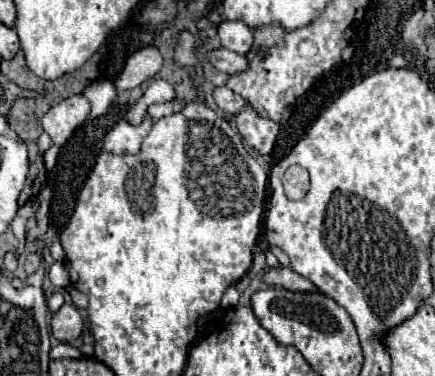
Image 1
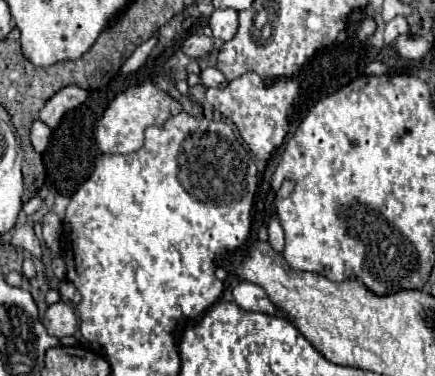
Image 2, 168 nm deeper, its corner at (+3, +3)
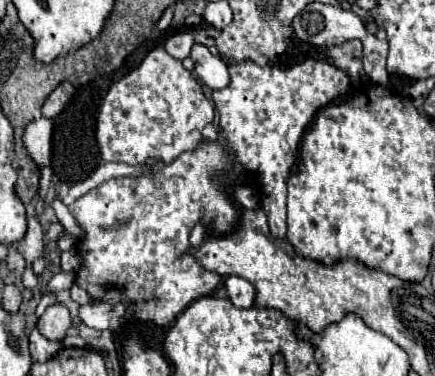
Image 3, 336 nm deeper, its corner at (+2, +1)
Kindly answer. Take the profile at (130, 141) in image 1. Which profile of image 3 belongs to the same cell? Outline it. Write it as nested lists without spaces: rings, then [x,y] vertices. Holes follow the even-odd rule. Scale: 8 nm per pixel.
[[[153,48],[143,62],[127,72],[123,78],[111,84],[109,92],[103,98],[99,118],[97,118],[97,144],[101,158],[105,162],[125,162],[125,164],[143,164],[143,162],[161,162],[171,164],[183,152],[195,150],[201,140],[201,130],[213,122],[215,110],[205,98],[201,84],[193,78],[183,64],[169,56],[165,48]]]

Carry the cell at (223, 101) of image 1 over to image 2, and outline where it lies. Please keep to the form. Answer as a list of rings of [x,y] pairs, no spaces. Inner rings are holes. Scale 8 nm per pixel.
[[[206,68],[206,70],[202,70],[202,72],[200,72],[200,82],[202,82],[204,86],[212,86],[212,88],[224,88],[224,86],[228,84],[226,78],[222,76],[222,72],[216,70],[216,68]]]

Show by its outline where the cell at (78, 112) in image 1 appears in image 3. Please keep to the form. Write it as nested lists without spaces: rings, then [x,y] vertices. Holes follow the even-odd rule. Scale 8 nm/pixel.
[[[61,82],[49,96],[47,96],[47,100],[45,100],[45,104],[43,104],[43,116],[45,118],[55,118],[61,110],[63,110],[63,106],[69,102],[69,98],[73,96],[73,92],[75,92],[75,88],[71,86],[71,82]]]

